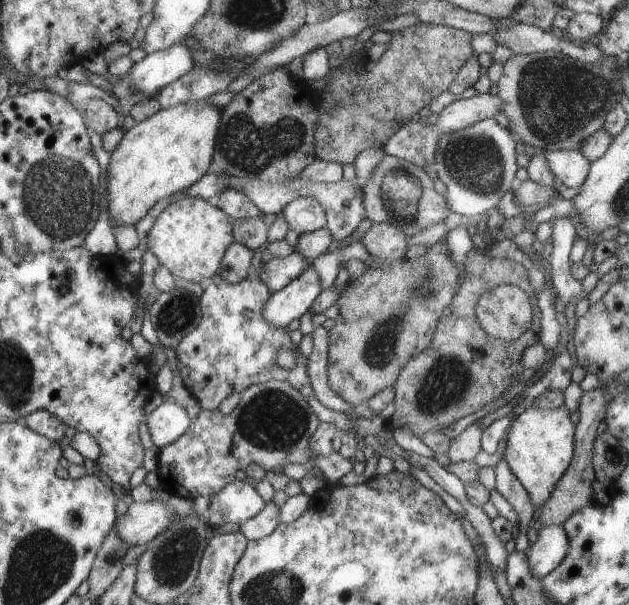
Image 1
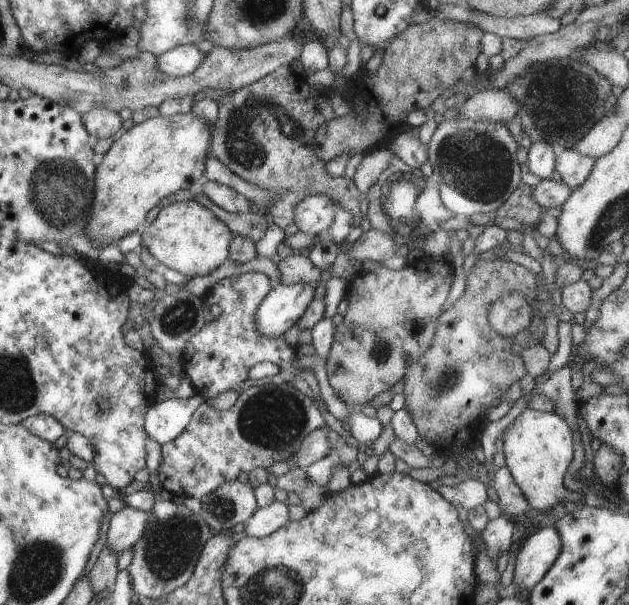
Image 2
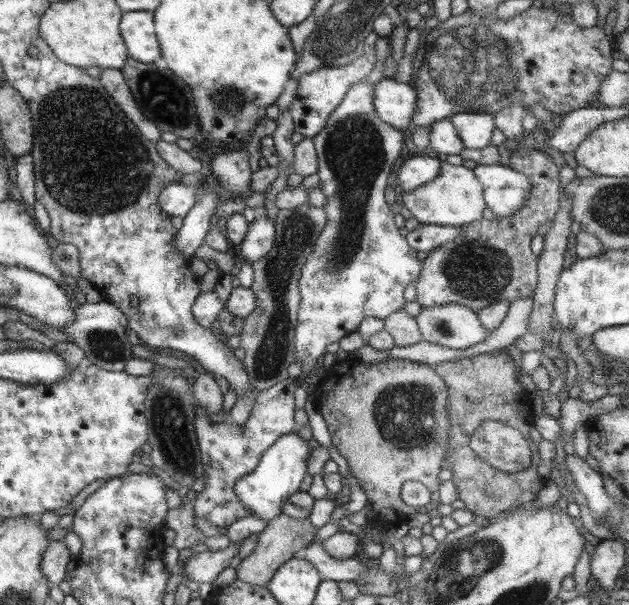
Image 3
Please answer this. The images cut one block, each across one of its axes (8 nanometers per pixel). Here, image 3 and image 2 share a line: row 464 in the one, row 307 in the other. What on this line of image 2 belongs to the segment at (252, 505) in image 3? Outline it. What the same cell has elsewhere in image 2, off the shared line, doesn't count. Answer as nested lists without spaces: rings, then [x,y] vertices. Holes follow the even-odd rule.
[[[307,282],[274,284],[255,310],[253,324],[257,332],[265,338],[282,336],[301,318],[313,295],[314,287]]]

